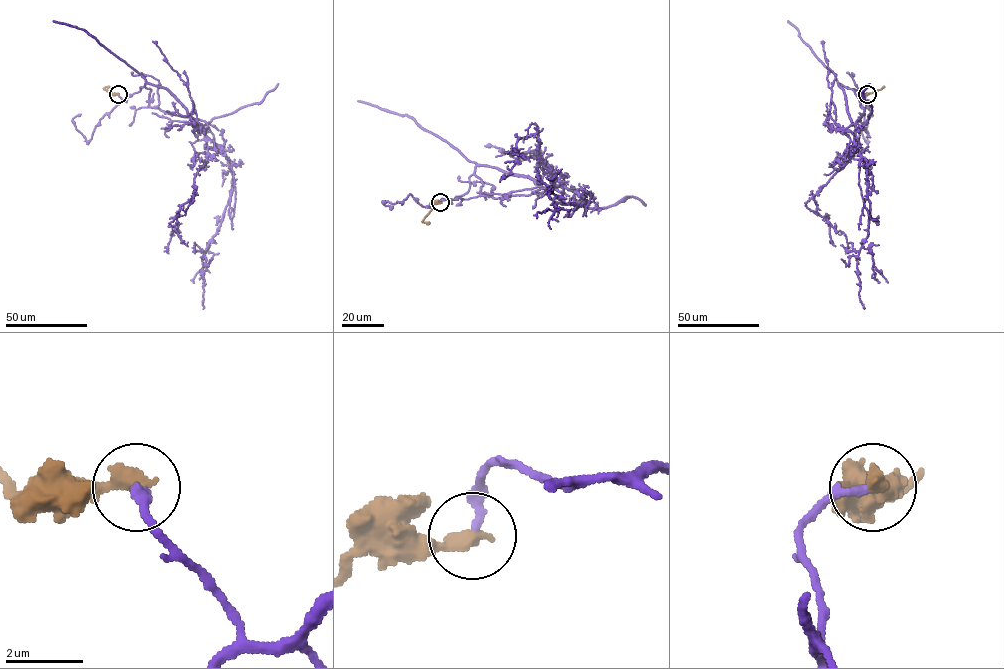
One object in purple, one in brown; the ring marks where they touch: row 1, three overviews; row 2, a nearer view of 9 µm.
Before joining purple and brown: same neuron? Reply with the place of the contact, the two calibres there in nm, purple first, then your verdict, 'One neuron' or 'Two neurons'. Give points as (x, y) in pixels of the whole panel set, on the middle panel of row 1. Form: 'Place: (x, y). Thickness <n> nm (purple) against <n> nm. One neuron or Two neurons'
Place: (440, 202). Thickness 200 nm (purple) against 440 nm. One neuron

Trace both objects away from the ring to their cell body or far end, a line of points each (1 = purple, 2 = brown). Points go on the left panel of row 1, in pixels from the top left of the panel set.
1: (118, 94), (125, 100), (146, 83), (165, 88), (230, 163), (233, 190), (217, 233), (202, 259), (203, 309)
2: (118, 94), (103, 88), (109, 86)

